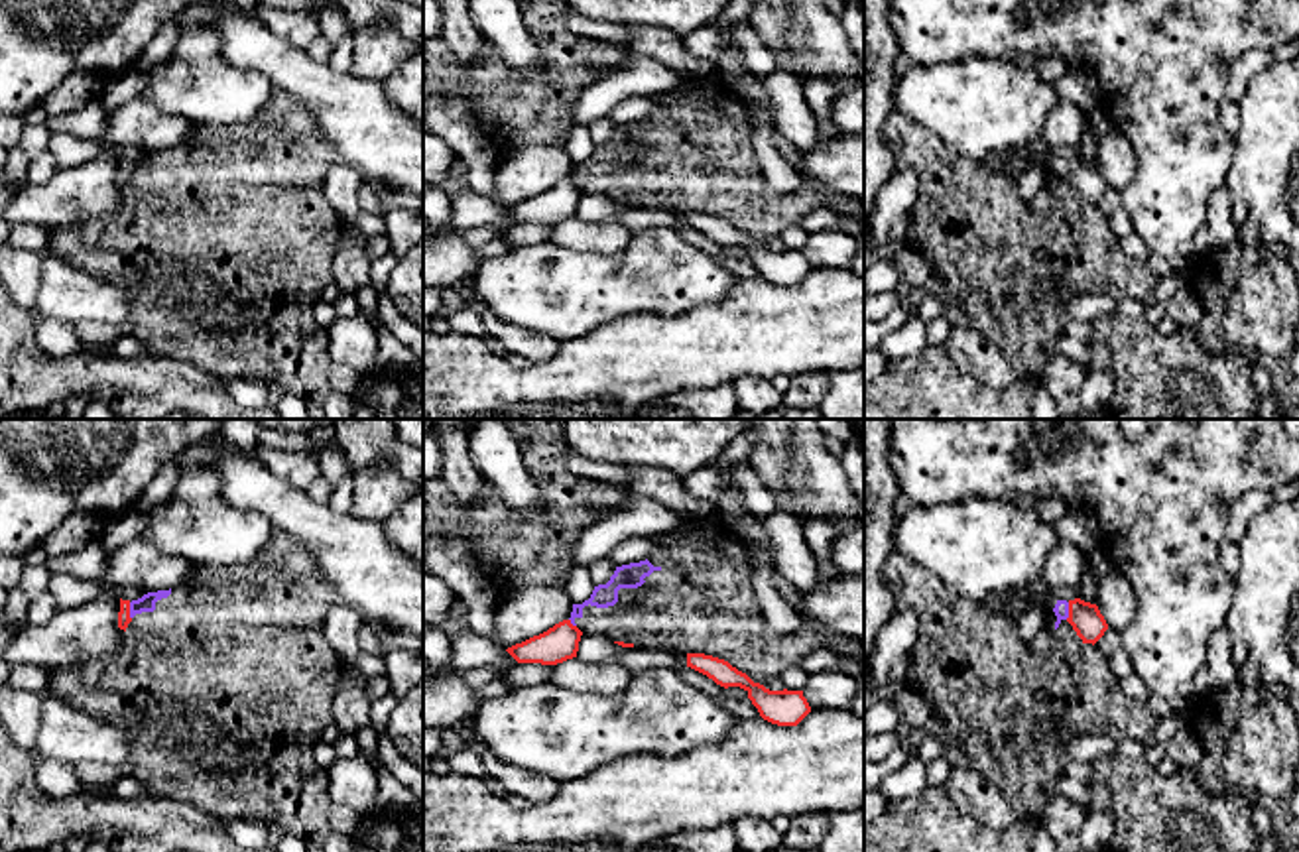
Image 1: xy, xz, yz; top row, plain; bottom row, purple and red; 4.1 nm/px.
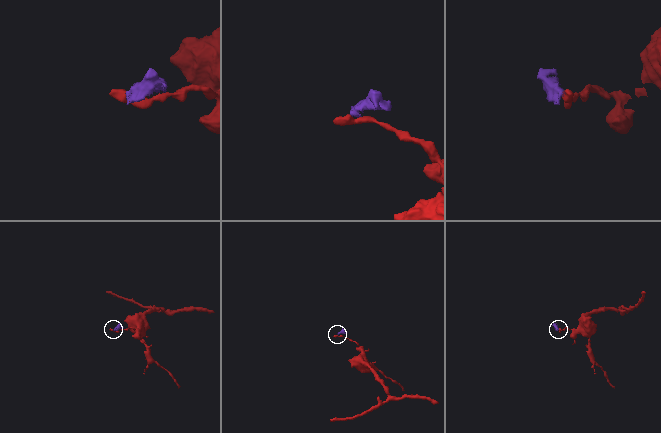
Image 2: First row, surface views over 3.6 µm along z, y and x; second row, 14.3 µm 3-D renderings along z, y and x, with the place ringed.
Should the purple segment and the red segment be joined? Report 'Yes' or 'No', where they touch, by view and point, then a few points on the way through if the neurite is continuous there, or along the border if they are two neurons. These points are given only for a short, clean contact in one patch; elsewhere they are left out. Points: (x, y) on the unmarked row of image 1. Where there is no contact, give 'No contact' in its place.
No. Touches purple at yz (1067, 170). Boundary: yz (1069, 162), (1065, 178)

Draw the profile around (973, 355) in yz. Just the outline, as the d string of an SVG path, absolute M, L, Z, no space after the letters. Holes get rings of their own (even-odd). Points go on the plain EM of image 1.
M953 329L945 350L953 364L994 390L1020 384L1008 356L970 329Z

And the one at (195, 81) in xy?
M197 26L183 28L171 55L152 67L142 98L191 124L222 128L256 118L272 92L268 75L230 65L215 28Z

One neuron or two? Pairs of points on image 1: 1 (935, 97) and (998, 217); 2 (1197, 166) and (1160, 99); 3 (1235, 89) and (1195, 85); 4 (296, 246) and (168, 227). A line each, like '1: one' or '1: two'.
1: two
2: one
3: two
4: one

